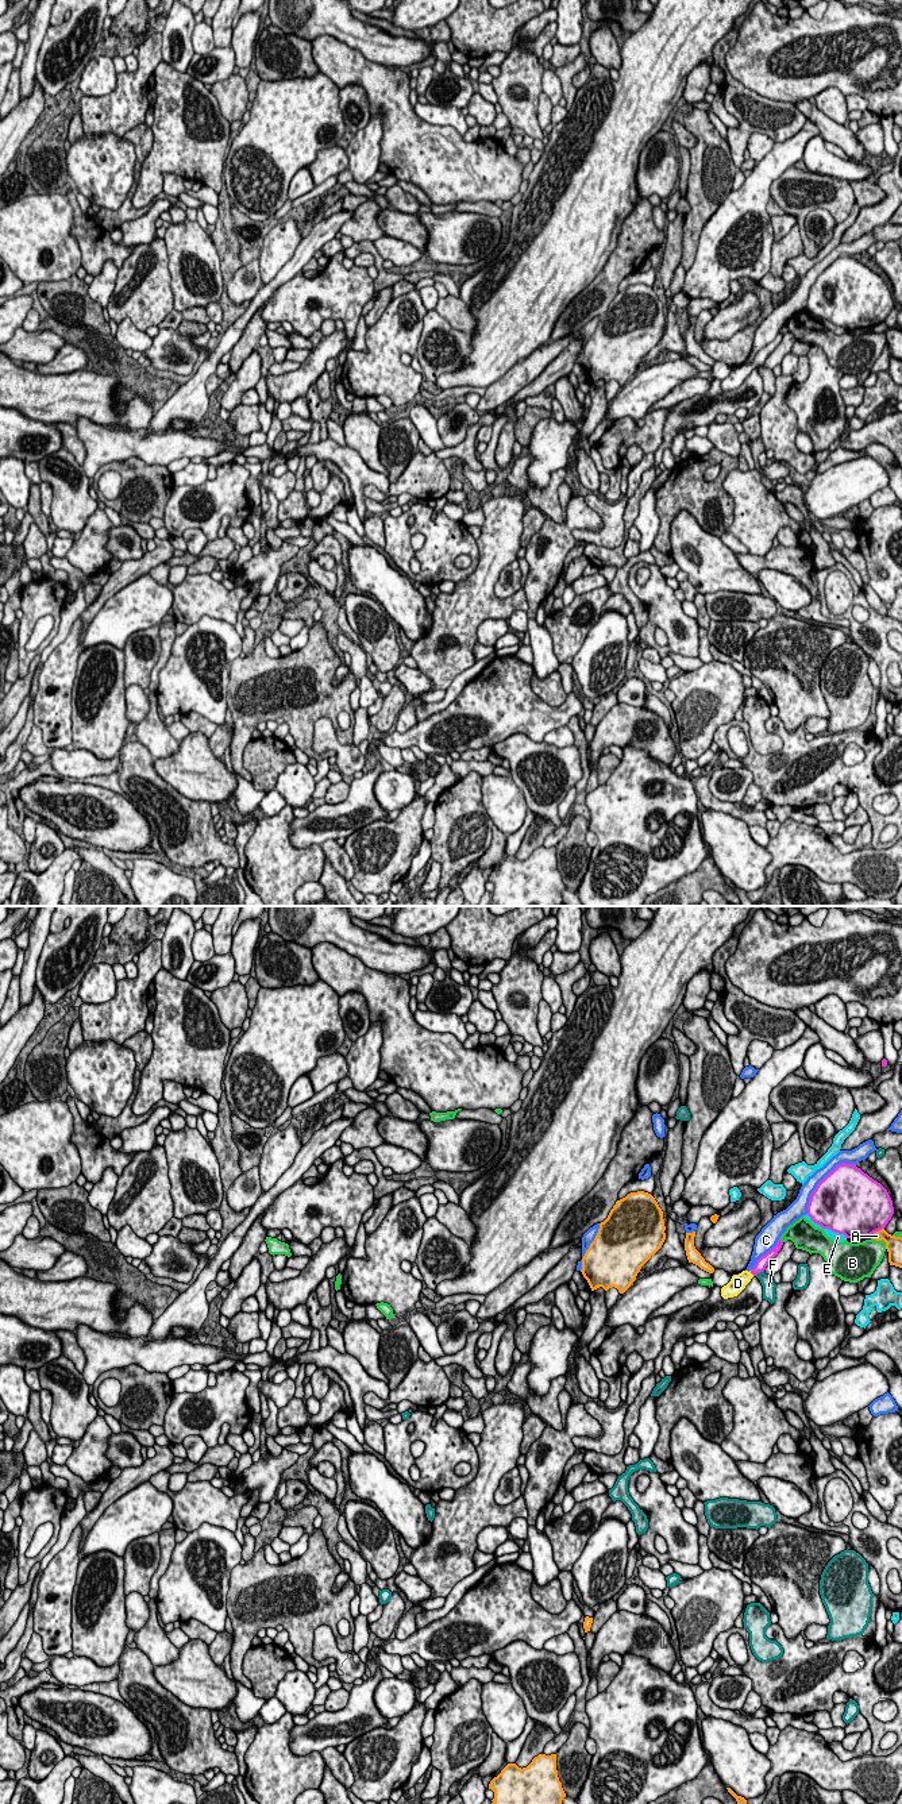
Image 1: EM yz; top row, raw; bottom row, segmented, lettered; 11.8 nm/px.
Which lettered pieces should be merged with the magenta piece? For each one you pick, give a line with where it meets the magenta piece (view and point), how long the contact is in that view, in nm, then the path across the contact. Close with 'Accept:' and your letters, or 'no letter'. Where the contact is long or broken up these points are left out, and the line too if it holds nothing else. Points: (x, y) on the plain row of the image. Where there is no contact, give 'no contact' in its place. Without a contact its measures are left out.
D: yz (752, 366) | 80 nm | across yz (762, 355), (752, 366), (737, 376)
Accept: D

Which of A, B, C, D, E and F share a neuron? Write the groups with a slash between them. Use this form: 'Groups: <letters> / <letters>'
Groups: A / B / C / D / E / F

